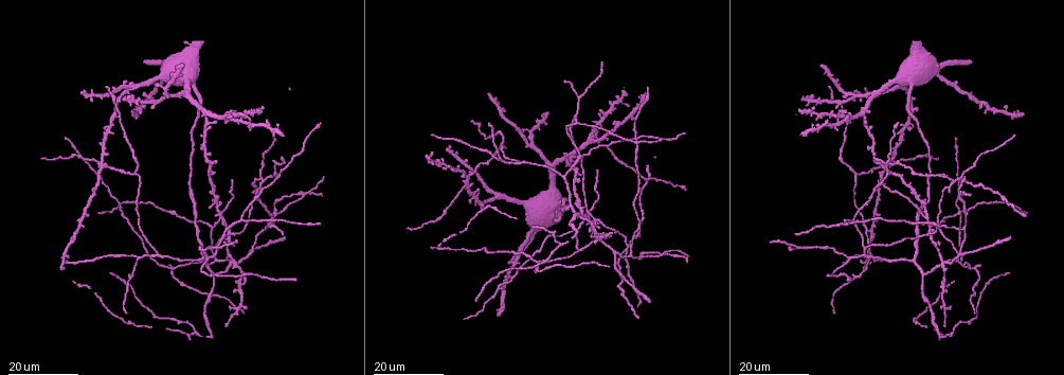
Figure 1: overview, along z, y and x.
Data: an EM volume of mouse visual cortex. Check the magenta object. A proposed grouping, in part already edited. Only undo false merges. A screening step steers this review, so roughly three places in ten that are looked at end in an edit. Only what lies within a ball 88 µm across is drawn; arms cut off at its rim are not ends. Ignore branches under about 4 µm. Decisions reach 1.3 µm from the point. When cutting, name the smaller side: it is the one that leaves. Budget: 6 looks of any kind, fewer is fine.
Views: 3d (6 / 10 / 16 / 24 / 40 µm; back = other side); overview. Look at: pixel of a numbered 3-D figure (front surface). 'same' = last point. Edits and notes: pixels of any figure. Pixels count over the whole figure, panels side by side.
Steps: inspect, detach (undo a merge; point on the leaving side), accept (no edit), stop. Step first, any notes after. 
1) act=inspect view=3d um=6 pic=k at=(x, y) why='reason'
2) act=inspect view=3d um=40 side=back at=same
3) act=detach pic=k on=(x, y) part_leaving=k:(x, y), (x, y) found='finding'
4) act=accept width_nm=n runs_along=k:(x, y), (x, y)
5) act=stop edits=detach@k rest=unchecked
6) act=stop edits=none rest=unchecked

act=inspect view=3d um=24 pic=1 at=(274, 214) why='three-way junction'

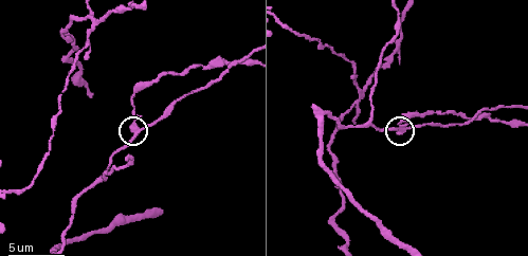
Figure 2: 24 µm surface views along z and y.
act=inspect view=3d um=6 pic=2 at=(137, 127)

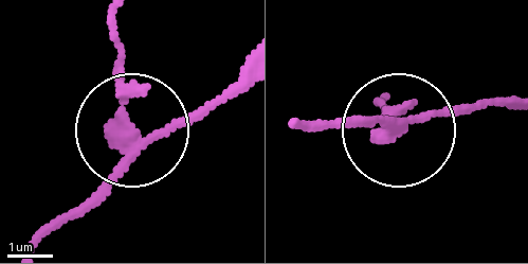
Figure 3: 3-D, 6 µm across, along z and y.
act=detach pic=3 on=(122, 78) side_arm_um=20 part_leaving=3:(135, 141), (113, 19) found='a second neuron is stuck on'

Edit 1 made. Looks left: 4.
act=inspect view=3d um=16 pic=1 at=(863, 246) why='two arms in line, one across'

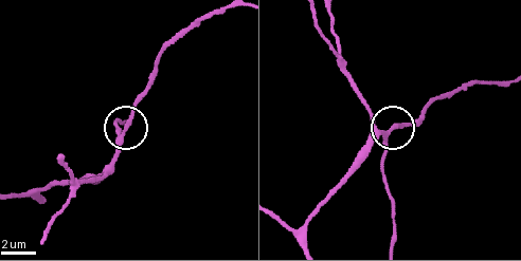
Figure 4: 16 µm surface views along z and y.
act=inspect view=3d um=6 pic=4 at=(120, 136)

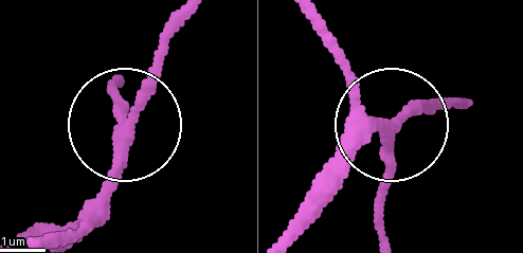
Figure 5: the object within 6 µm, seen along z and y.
act=accept arms=3 found='continuous, no second neuron'

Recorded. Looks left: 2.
act=inspect view=3d um=24 pic=1 at=(232, 232) why='thin arm on a thick one'

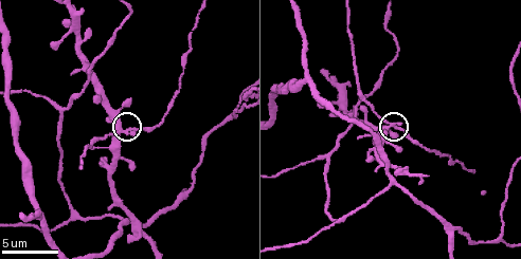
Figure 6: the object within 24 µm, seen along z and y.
act=inspect view=3d um=10 pic=6 at=(124, 133)

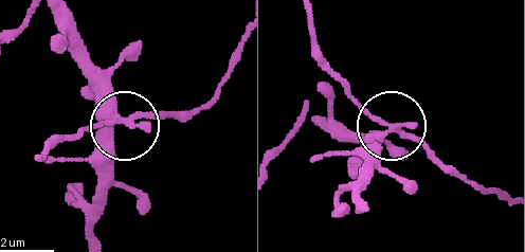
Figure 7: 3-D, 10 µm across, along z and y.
act=accept arms=4 found='all the same neuron'

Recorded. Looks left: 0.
act=stop edits=detach@3 rest=unchecked

